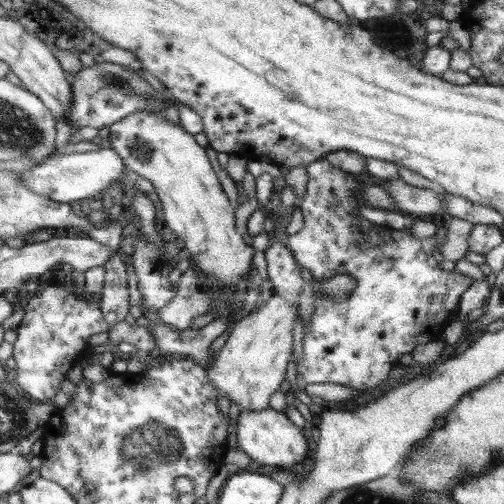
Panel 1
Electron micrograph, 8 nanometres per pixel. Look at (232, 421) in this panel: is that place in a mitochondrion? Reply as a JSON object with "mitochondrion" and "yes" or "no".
{"mitochondrion":"no"}

